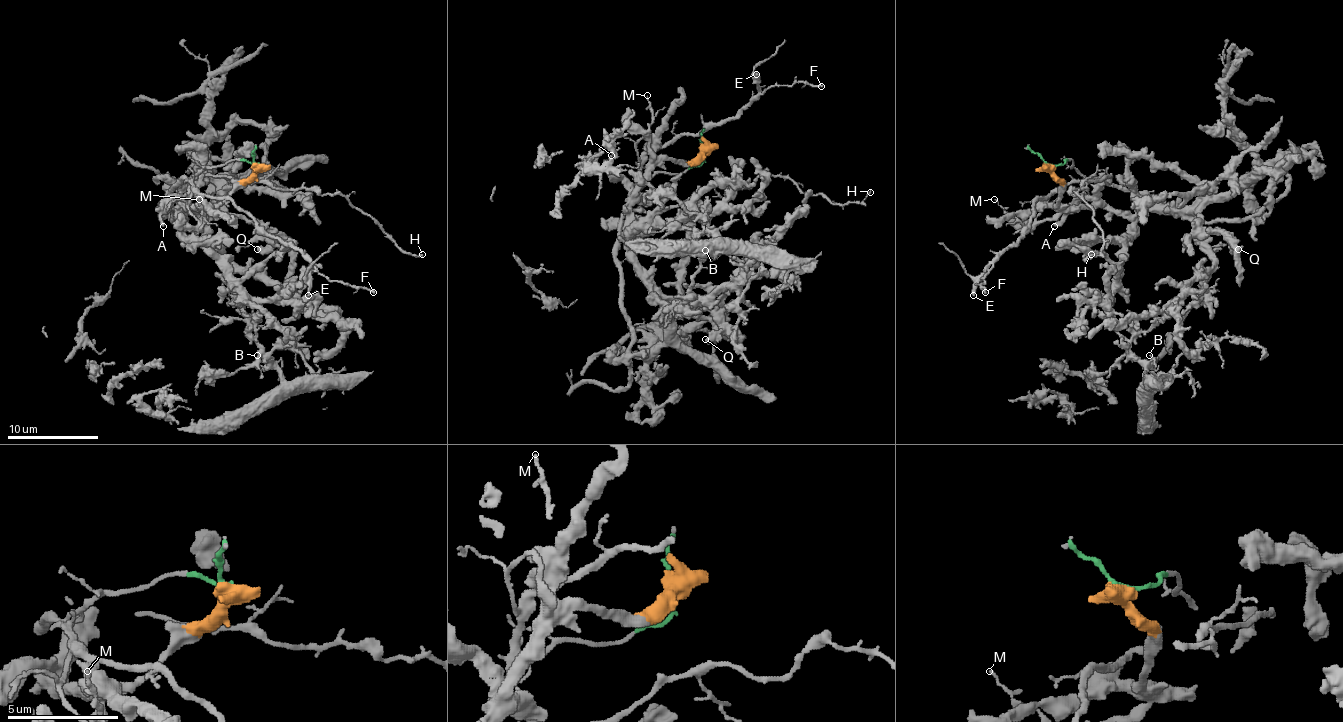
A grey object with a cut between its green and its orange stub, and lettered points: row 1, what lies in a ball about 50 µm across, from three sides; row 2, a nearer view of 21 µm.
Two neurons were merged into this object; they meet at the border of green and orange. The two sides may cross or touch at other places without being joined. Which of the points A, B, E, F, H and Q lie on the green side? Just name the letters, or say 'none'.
E, F, H

